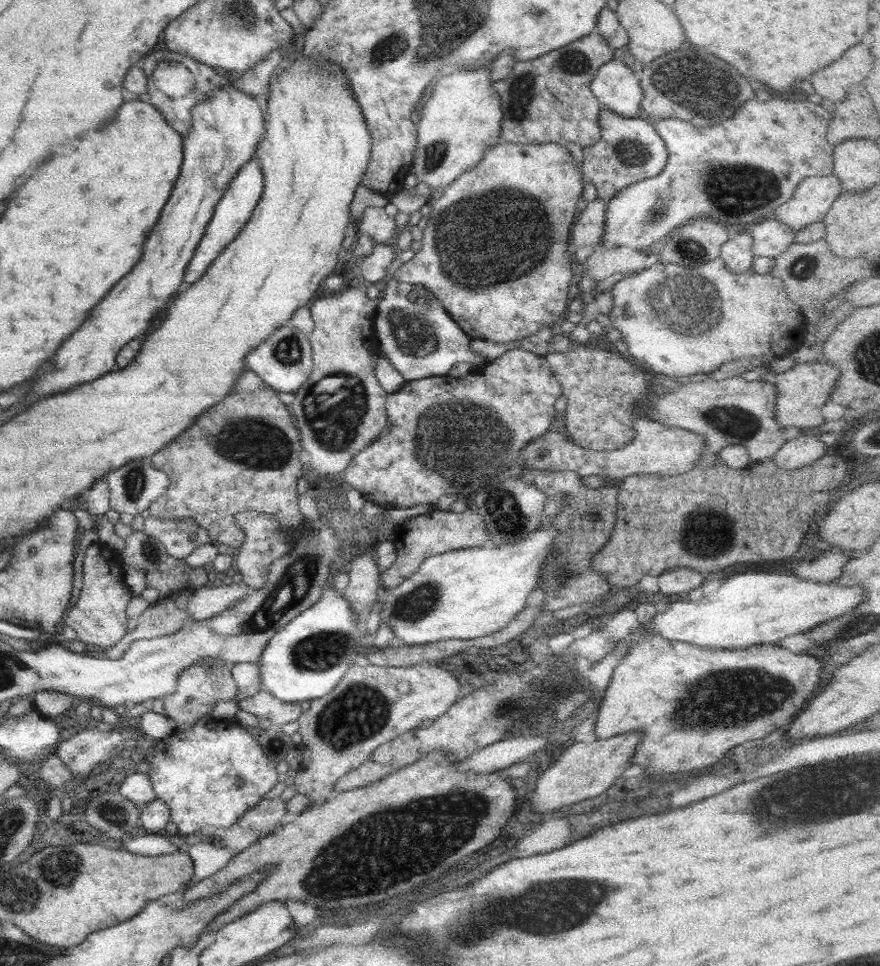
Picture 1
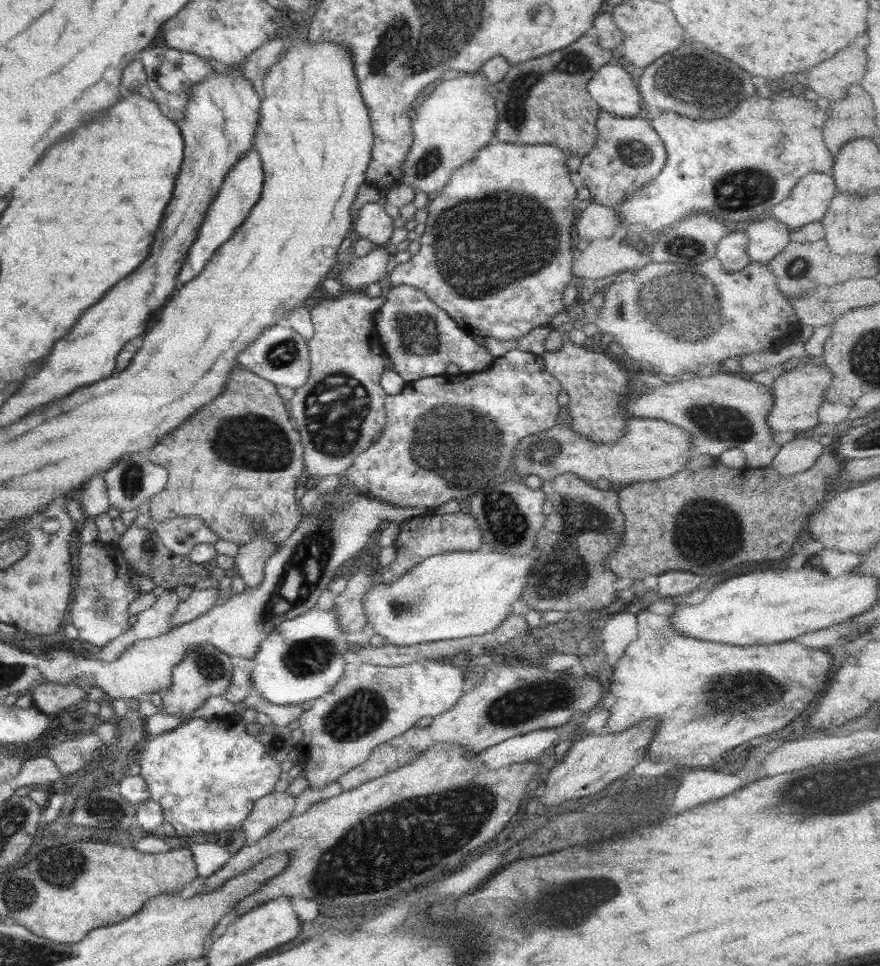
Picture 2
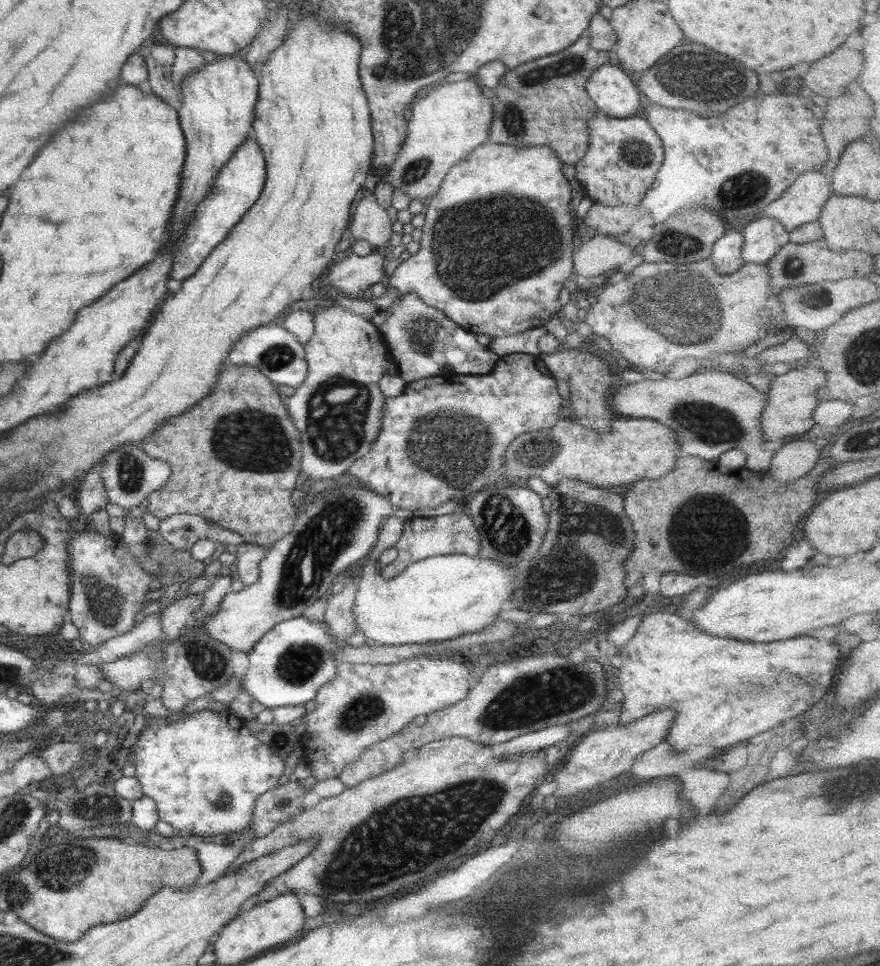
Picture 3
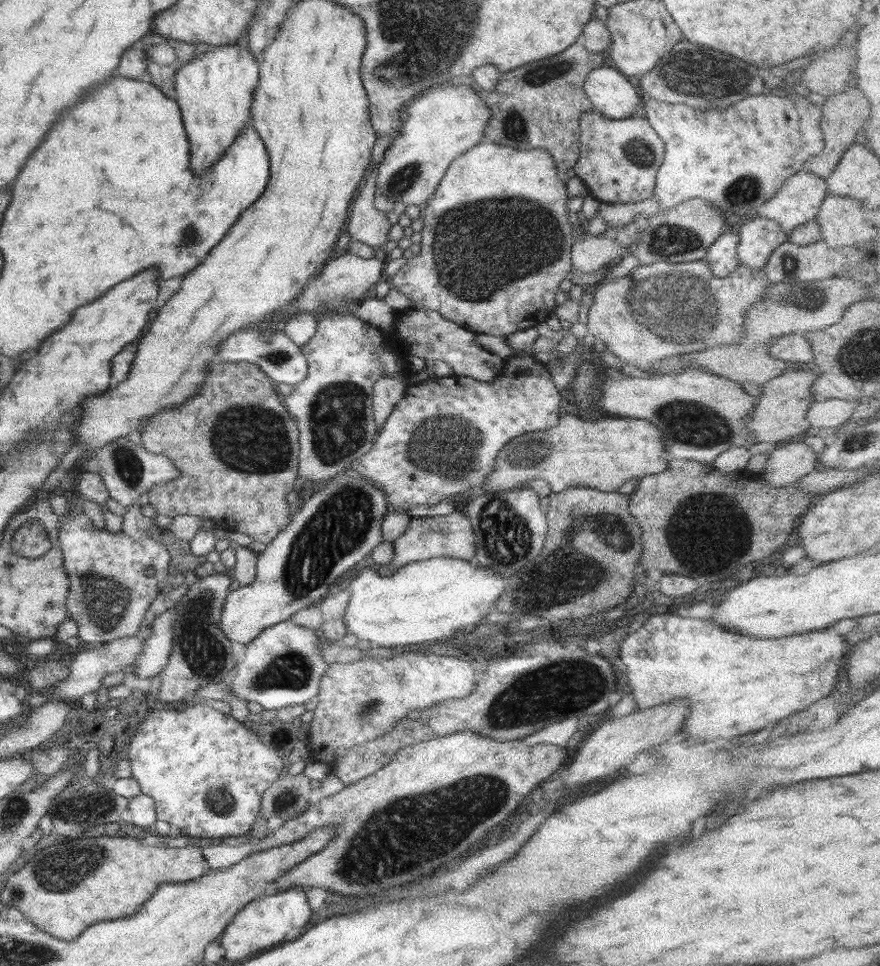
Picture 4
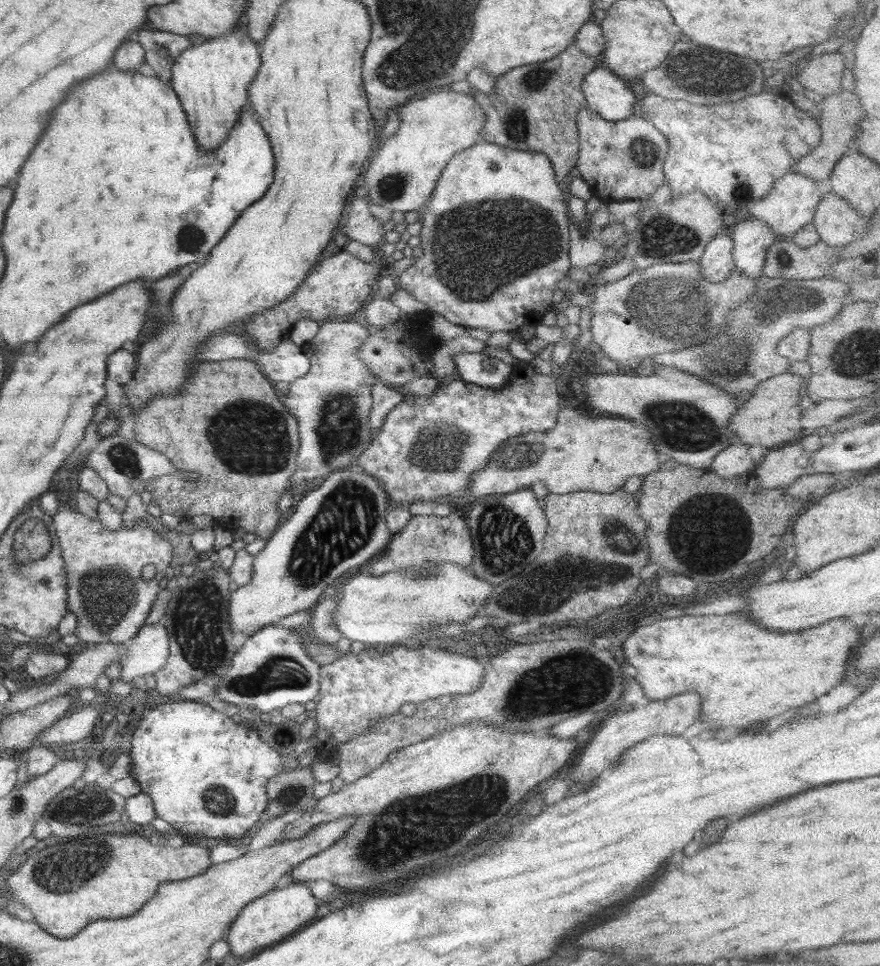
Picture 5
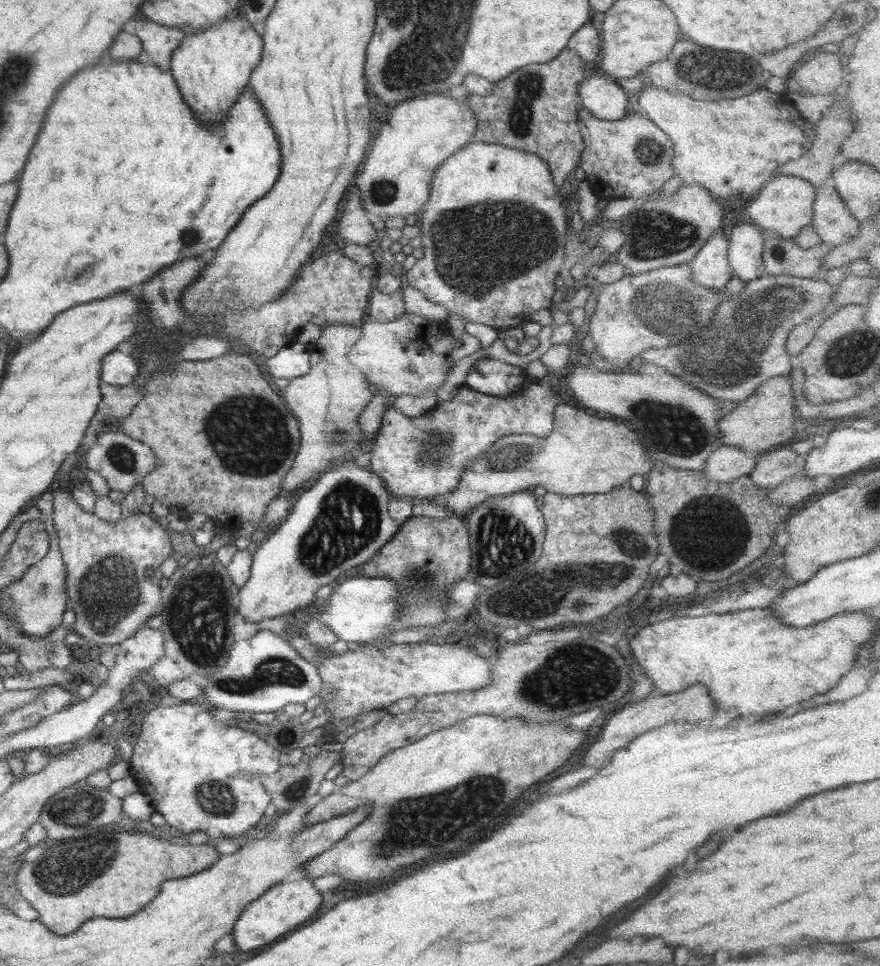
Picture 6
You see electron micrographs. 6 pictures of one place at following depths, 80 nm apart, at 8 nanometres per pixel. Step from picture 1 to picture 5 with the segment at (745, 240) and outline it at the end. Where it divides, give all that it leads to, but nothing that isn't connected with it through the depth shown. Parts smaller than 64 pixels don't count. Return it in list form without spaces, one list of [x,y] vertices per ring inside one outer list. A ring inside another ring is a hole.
[[[725,230],[715,235],[697,262],[701,266],[701,275],[706,280],[722,282],[737,268],[733,259],[733,240],[730,233]]]

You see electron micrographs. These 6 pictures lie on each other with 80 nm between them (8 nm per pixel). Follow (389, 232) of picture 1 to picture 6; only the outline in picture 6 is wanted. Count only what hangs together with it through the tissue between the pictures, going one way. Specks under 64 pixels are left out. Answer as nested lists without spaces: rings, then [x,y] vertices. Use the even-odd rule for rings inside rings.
[[[354,189],[346,201],[340,220],[337,221],[336,237],[342,243],[354,243],[368,247],[378,234],[372,221],[367,210],[363,209],[359,192]]]

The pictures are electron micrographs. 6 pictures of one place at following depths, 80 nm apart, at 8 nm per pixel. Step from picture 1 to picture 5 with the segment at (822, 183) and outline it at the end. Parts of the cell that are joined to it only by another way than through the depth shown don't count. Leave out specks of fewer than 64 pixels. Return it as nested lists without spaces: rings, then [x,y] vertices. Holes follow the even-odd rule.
[[[786,174],[776,180],[768,196],[750,204],[751,218],[756,218],[766,223],[775,233],[783,238],[790,238],[802,226],[812,223],[815,217],[815,208],[818,206],[826,186],[816,182],[813,178],[803,174]]]

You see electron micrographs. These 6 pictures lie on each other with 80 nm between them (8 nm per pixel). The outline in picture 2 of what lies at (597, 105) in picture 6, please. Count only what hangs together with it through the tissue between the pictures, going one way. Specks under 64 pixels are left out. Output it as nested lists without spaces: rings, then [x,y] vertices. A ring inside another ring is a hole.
[[[615,62],[601,66],[588,81],[588,92],[600,108],[622,118],[640,115],[641,94],[630,73]]]

